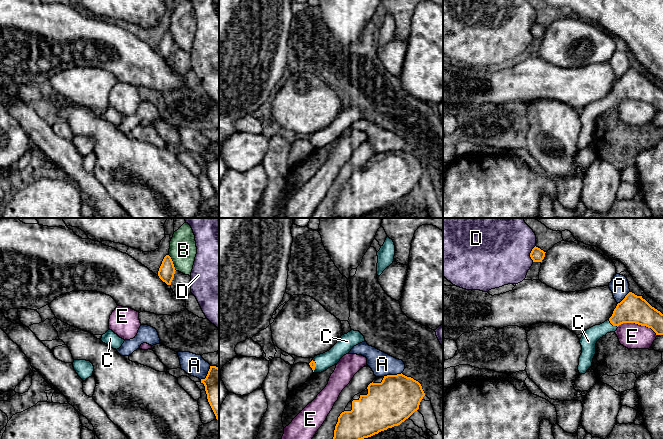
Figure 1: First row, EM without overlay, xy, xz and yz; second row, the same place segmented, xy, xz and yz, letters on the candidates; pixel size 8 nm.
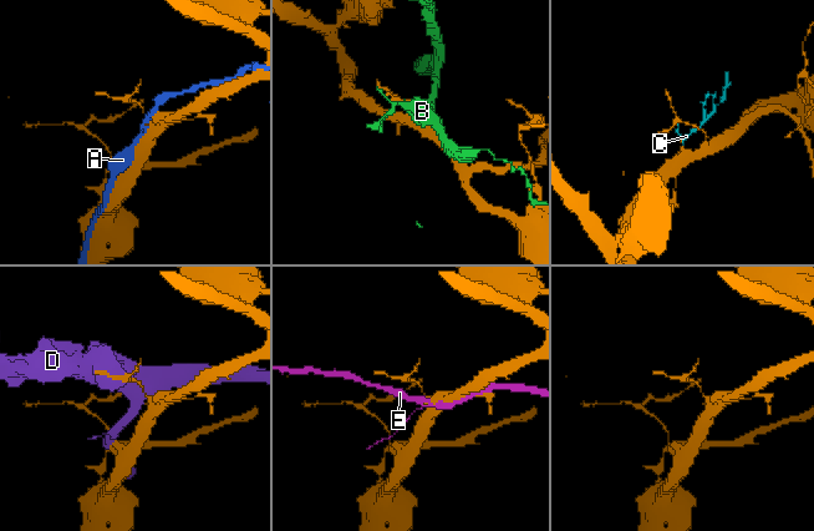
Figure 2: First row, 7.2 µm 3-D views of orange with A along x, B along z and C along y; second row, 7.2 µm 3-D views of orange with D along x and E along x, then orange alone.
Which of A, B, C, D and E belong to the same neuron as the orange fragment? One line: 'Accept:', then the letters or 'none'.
Accept: C

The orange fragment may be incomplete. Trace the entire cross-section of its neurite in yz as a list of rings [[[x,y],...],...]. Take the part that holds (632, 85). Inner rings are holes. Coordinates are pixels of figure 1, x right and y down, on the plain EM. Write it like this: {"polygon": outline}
{"polygon": [[[629,68],[617,80],[612,92],[600,101],[587,105],[581,115],[582,129],[579,134],[578,147],[585,150],[592,142],[596,130],[597,117],[607,109],[615,108],[623,99],[635,99],[651,104],[656,111],[663,111],[663,90],[652,83],[642,72]]]}

